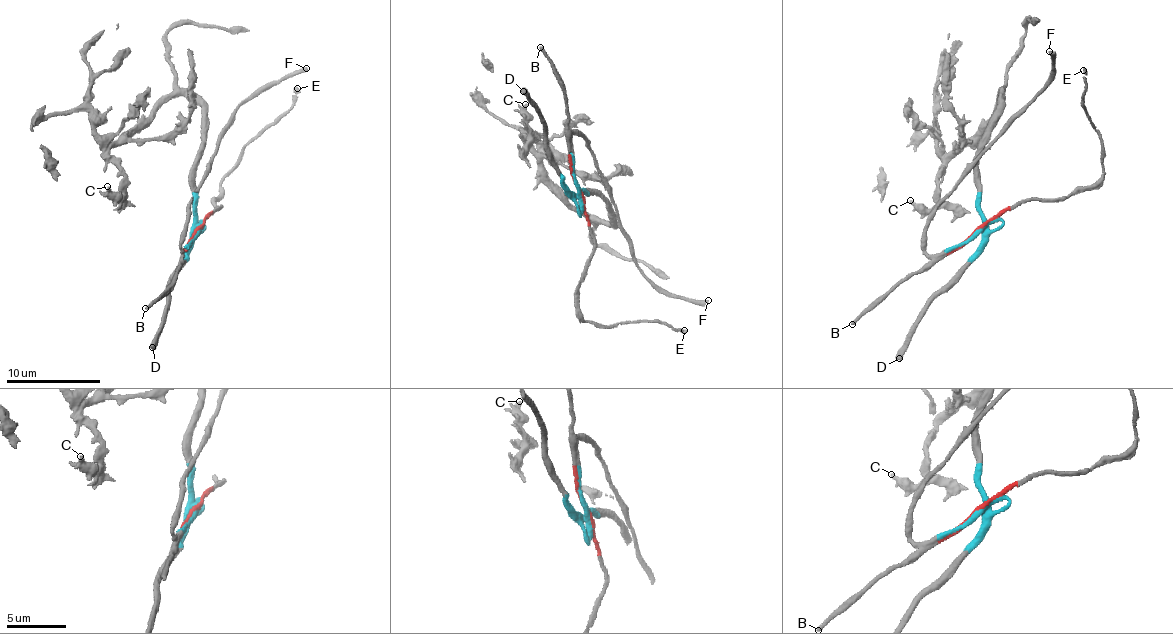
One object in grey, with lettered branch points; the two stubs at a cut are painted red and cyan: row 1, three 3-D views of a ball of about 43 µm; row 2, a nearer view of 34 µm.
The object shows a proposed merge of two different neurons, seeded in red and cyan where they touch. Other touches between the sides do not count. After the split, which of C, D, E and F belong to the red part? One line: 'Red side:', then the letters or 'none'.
Red side: E

